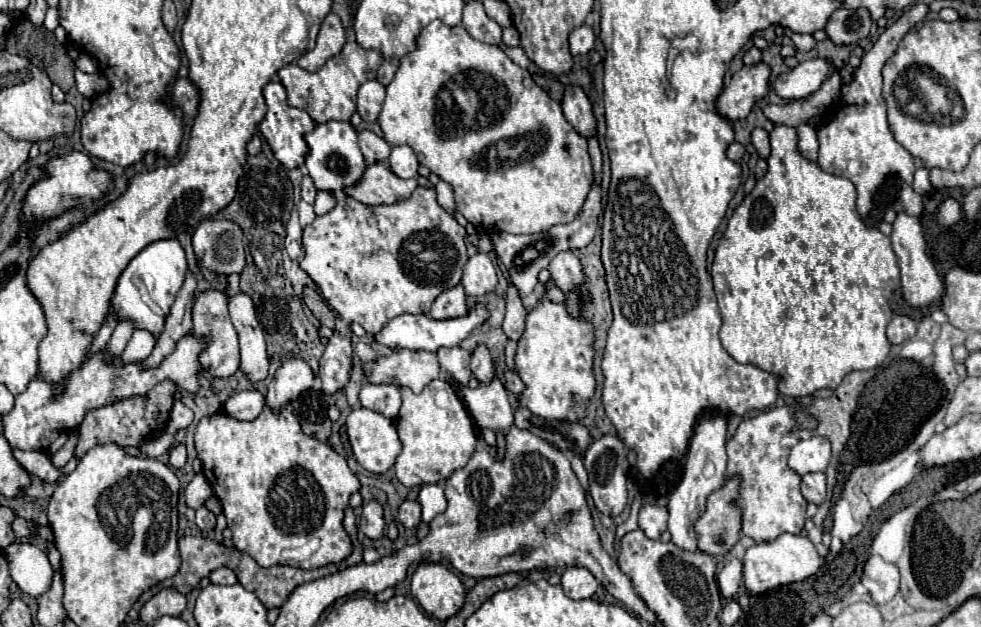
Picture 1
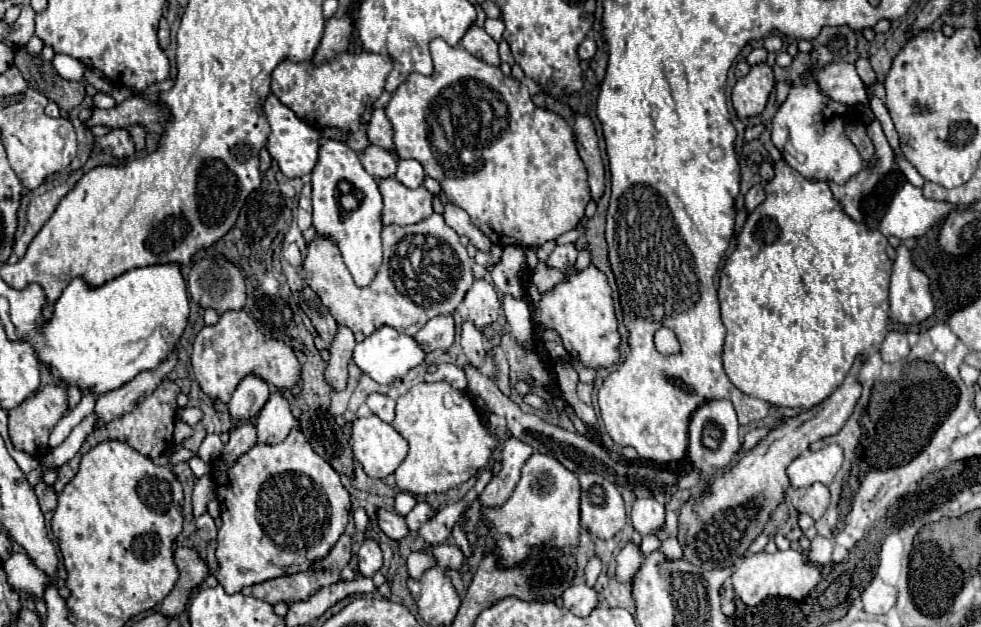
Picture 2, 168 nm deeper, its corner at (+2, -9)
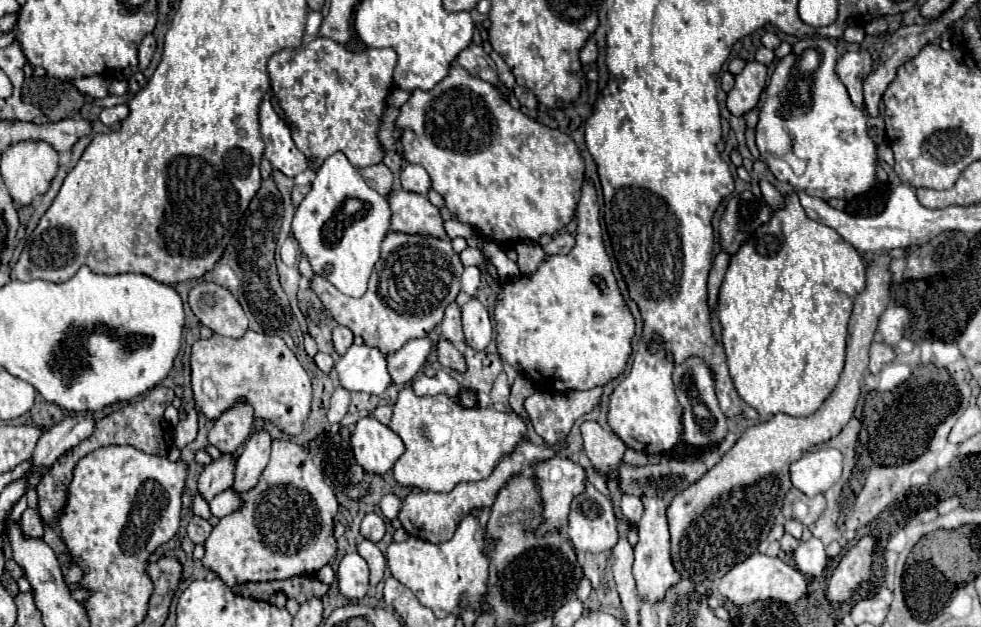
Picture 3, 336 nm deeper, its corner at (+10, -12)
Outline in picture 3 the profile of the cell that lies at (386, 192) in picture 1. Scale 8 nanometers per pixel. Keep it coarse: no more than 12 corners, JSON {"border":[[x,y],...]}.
{"border":[[390,191],[390,231],[446,239],[426,195]]}

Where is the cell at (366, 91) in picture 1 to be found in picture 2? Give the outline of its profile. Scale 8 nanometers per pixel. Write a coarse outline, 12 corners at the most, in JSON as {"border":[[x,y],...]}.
{"border":[[384,110],[368,124],[372,144],[394,152],[392,124]]}

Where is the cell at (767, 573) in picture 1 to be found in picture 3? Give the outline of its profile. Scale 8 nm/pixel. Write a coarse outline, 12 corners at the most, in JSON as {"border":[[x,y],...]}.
{"border":[[754,553],[722,577],[734,605],[796,603],[808,581],[778,557]]}

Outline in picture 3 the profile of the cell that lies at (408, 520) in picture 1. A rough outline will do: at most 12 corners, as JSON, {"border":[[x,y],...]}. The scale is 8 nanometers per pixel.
{"border":[[378,513],[362,519],[360,533],[368,541],[382,541],[386,523]]}

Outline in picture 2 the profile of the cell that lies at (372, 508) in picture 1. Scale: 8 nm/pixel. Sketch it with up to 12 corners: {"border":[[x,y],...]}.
{"border":[[366,538],[358,550],[358,574],[372,578],[382,568],[378,542]]}

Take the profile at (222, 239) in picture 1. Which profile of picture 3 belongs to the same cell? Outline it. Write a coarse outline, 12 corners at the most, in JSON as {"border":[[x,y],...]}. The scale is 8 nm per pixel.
{"border":[[196,283],[188,305],[218,335],[240,337],[248,319],[236,297]]}

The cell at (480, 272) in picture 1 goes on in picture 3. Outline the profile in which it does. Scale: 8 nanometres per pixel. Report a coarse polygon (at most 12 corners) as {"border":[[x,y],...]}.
{"border":[[478,297],[462,305],[466,345],[486,349],[492,319]]}

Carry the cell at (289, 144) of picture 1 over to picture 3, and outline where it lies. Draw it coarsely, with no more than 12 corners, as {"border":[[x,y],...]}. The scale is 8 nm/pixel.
{"border":[[270,99],[260,103],[264,157],[286,177],[308,169]]}

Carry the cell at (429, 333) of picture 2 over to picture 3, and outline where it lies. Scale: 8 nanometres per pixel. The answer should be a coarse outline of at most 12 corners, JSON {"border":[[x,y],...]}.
{"border":[[428,337],[406,341],[388,355],[394,383],[410,383],[428,361]]}

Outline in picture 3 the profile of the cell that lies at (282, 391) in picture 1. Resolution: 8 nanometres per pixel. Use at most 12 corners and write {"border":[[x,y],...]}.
{"border":[[266,429],[250,435],[236,463],[234,491],[256,485],[270,459]]}

